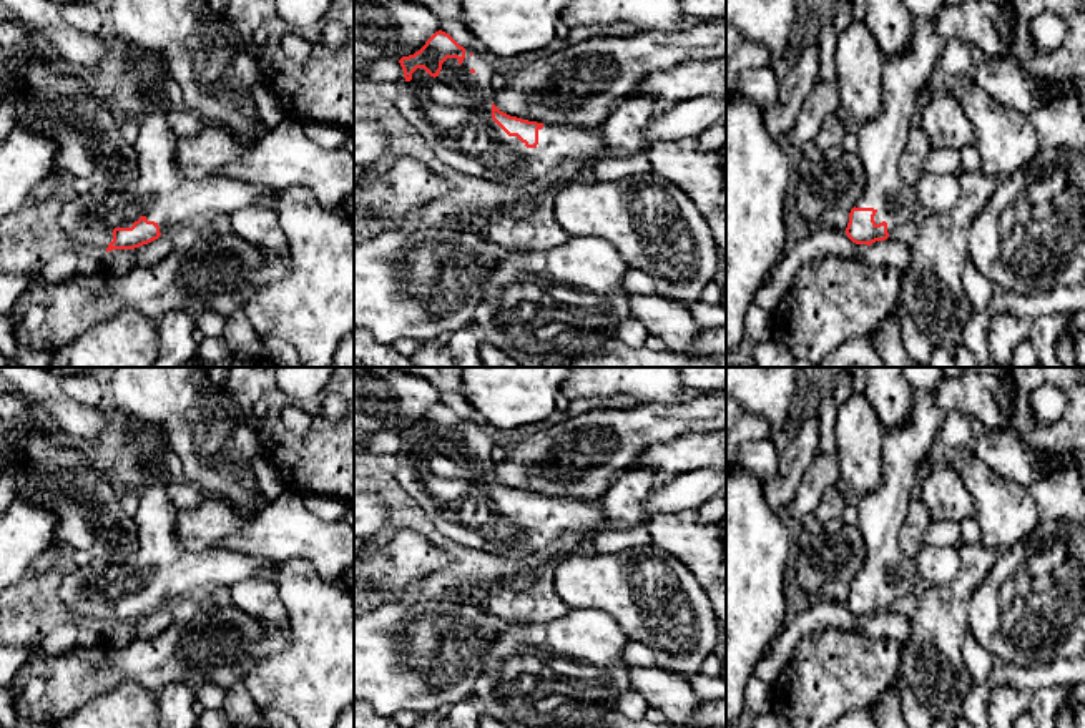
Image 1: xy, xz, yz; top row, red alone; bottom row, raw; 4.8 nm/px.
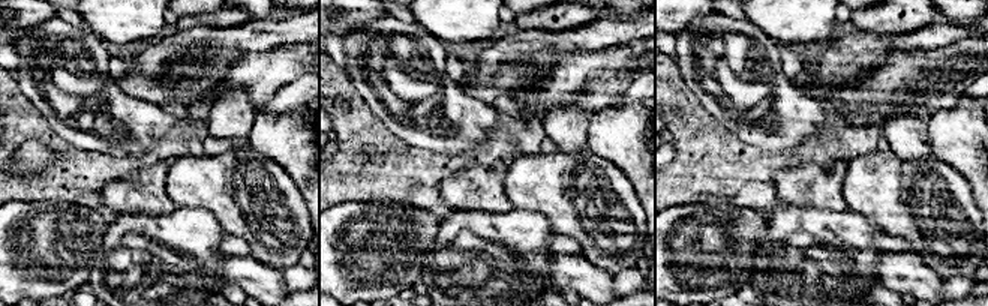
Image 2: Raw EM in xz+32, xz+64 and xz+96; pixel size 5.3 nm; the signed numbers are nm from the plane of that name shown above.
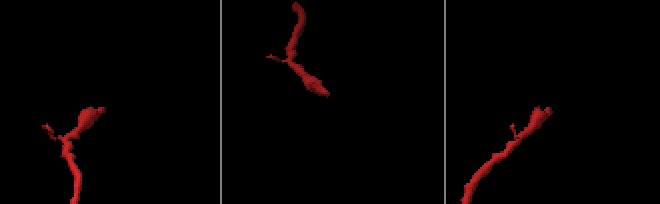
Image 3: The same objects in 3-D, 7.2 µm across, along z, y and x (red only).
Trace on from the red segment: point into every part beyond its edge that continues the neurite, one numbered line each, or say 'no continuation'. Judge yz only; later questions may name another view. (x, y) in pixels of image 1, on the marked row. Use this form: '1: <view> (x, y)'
1: yz (879, 142)

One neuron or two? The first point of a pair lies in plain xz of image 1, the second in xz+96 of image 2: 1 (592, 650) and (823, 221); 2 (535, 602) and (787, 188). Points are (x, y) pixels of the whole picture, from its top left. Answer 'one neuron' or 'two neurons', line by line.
1: one neuron
2: one neuron

